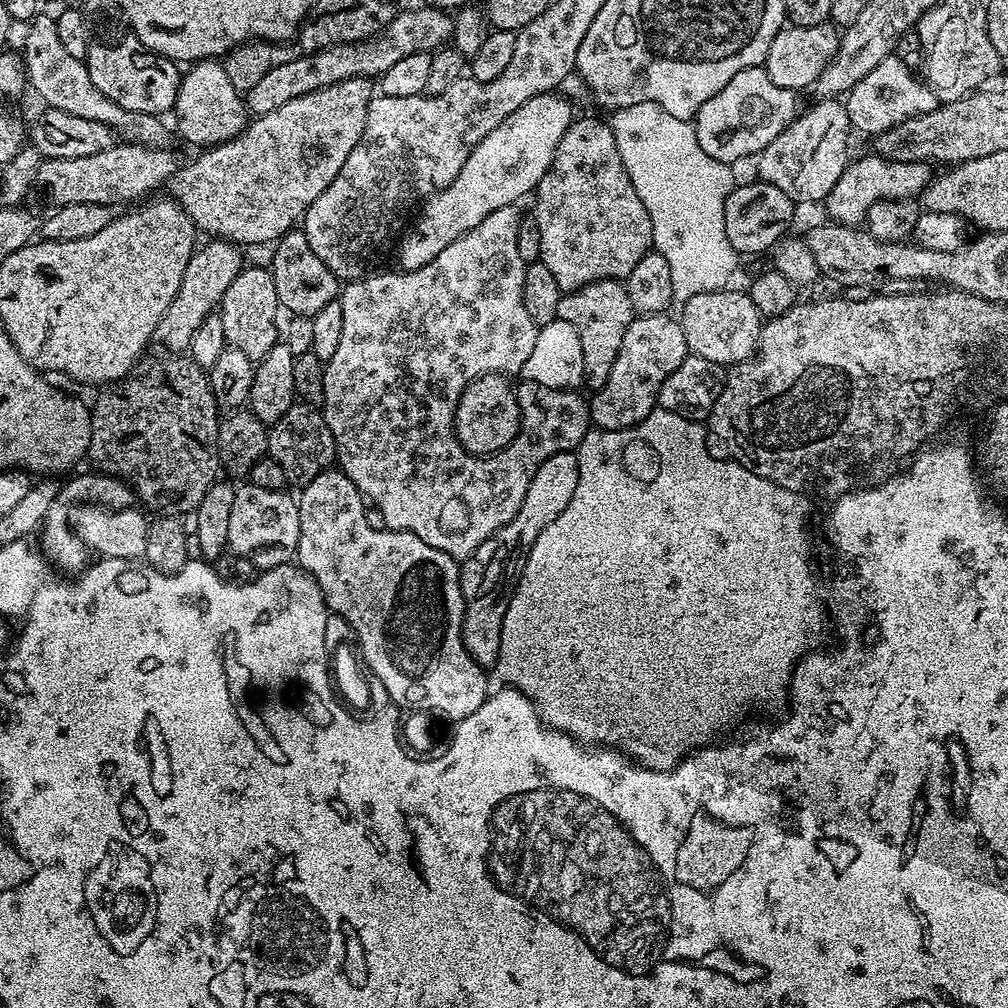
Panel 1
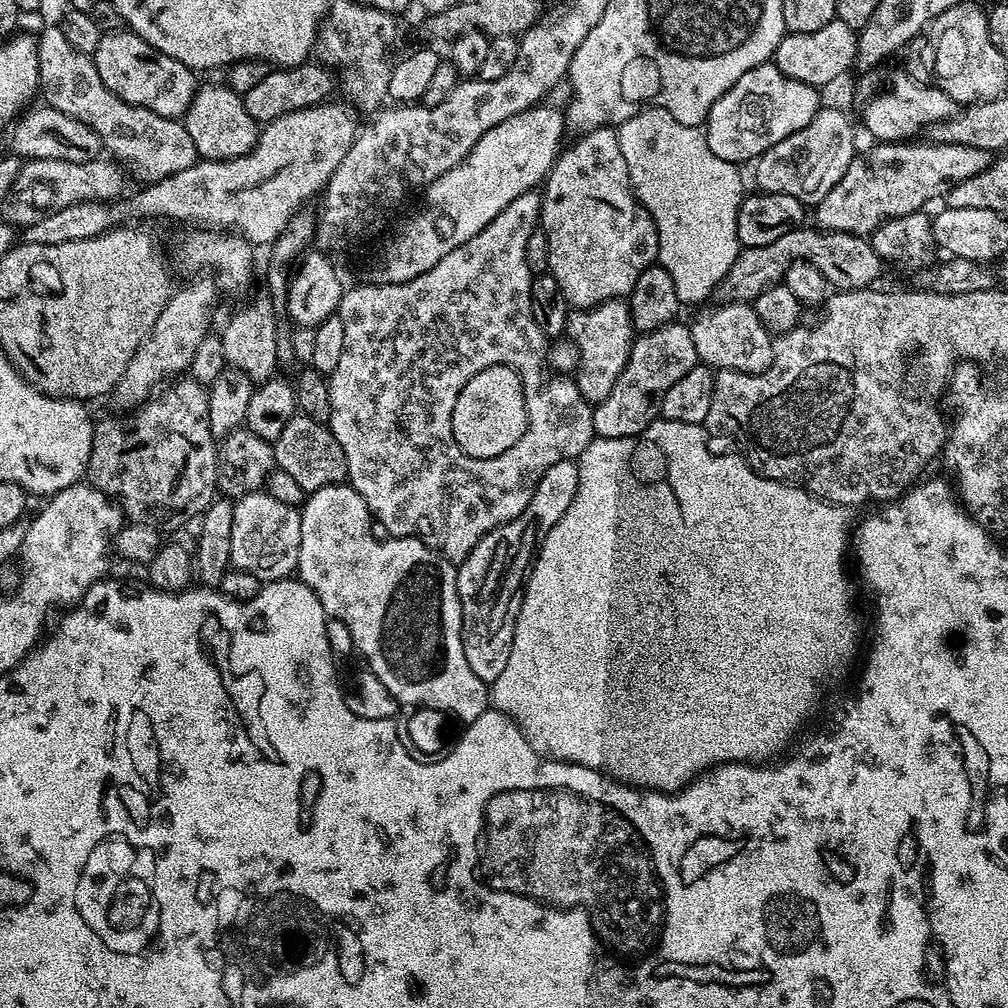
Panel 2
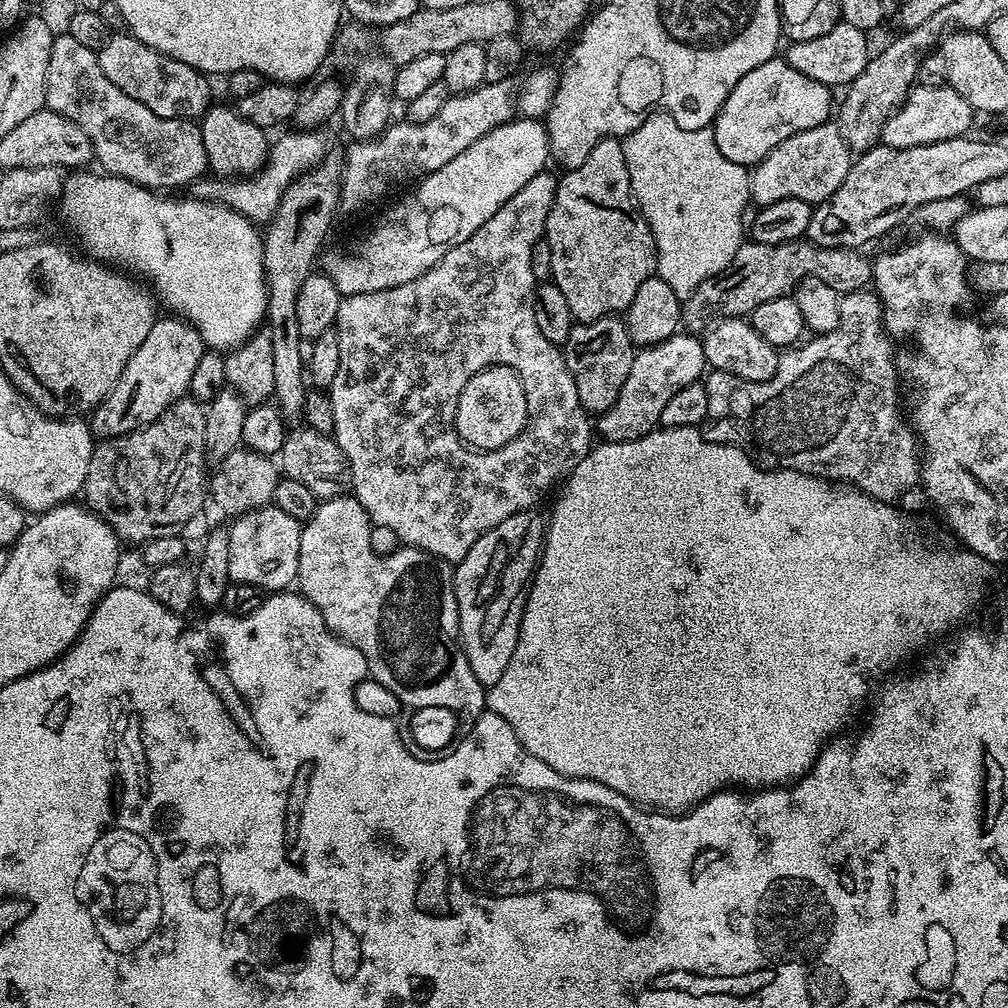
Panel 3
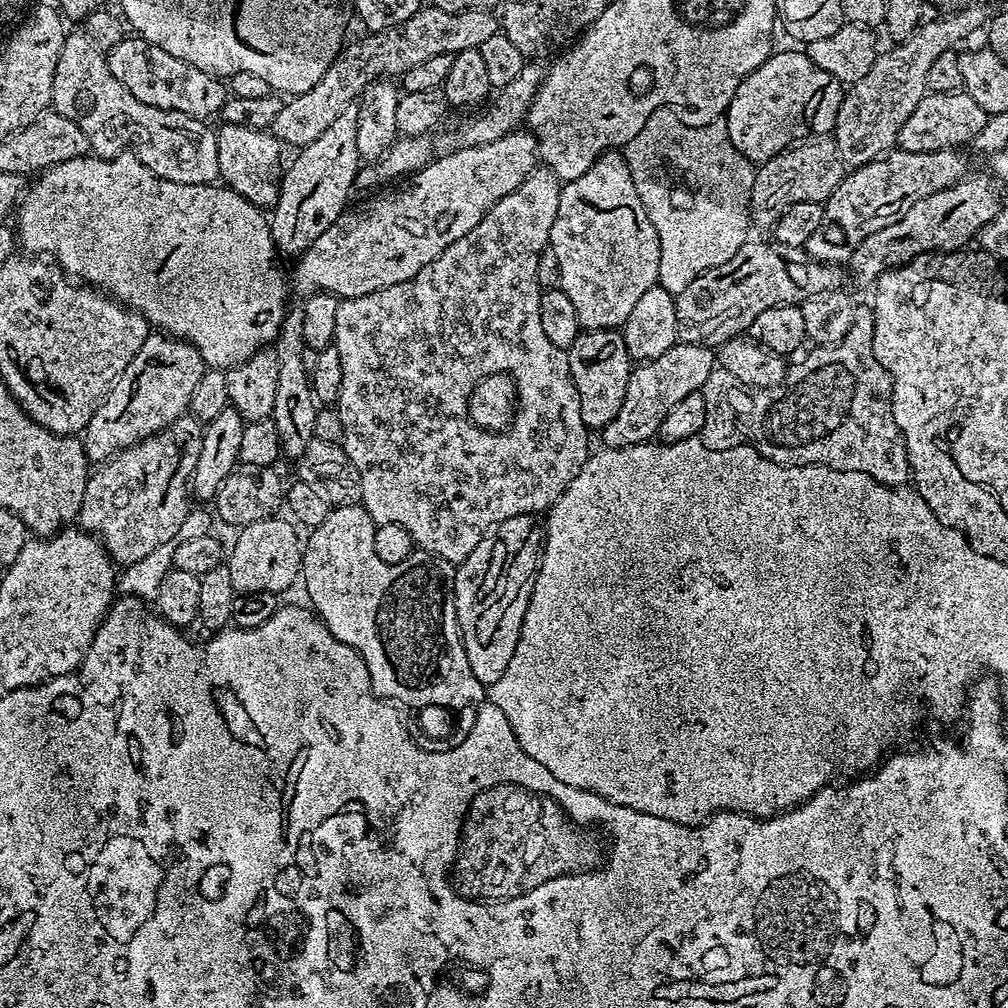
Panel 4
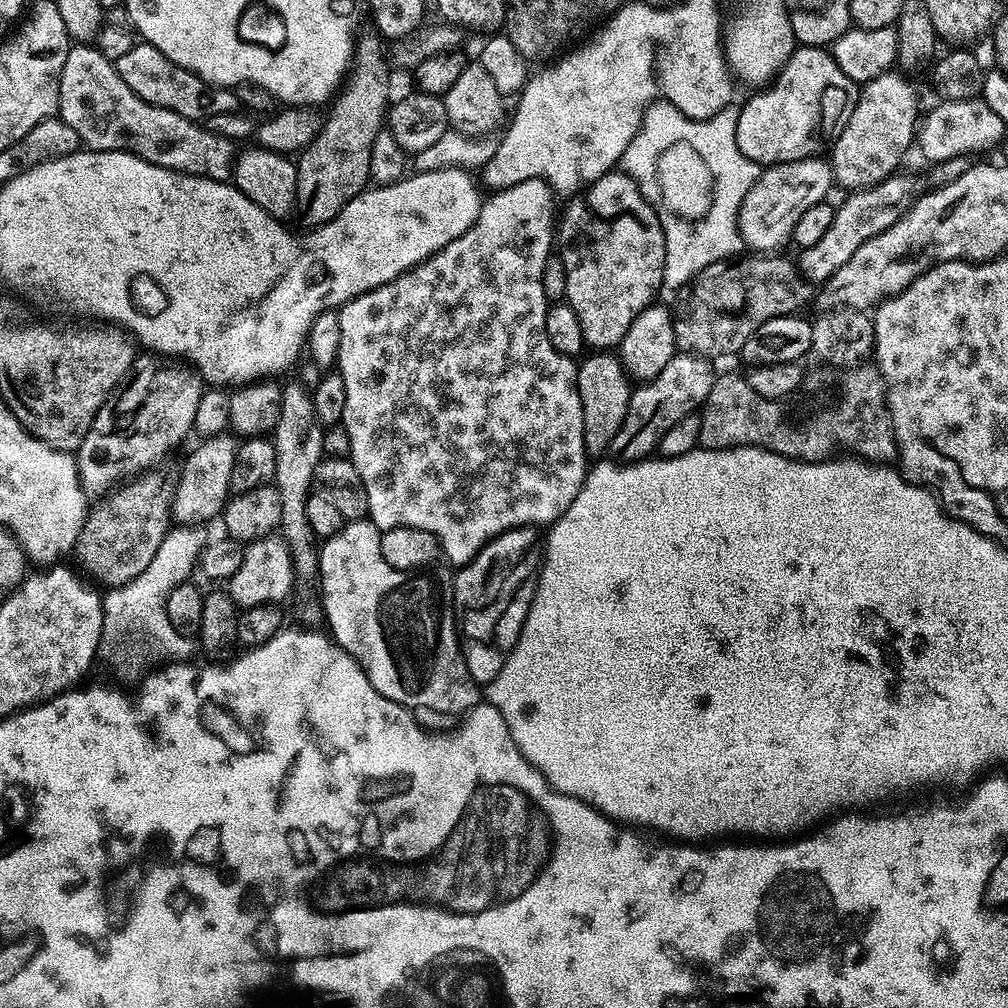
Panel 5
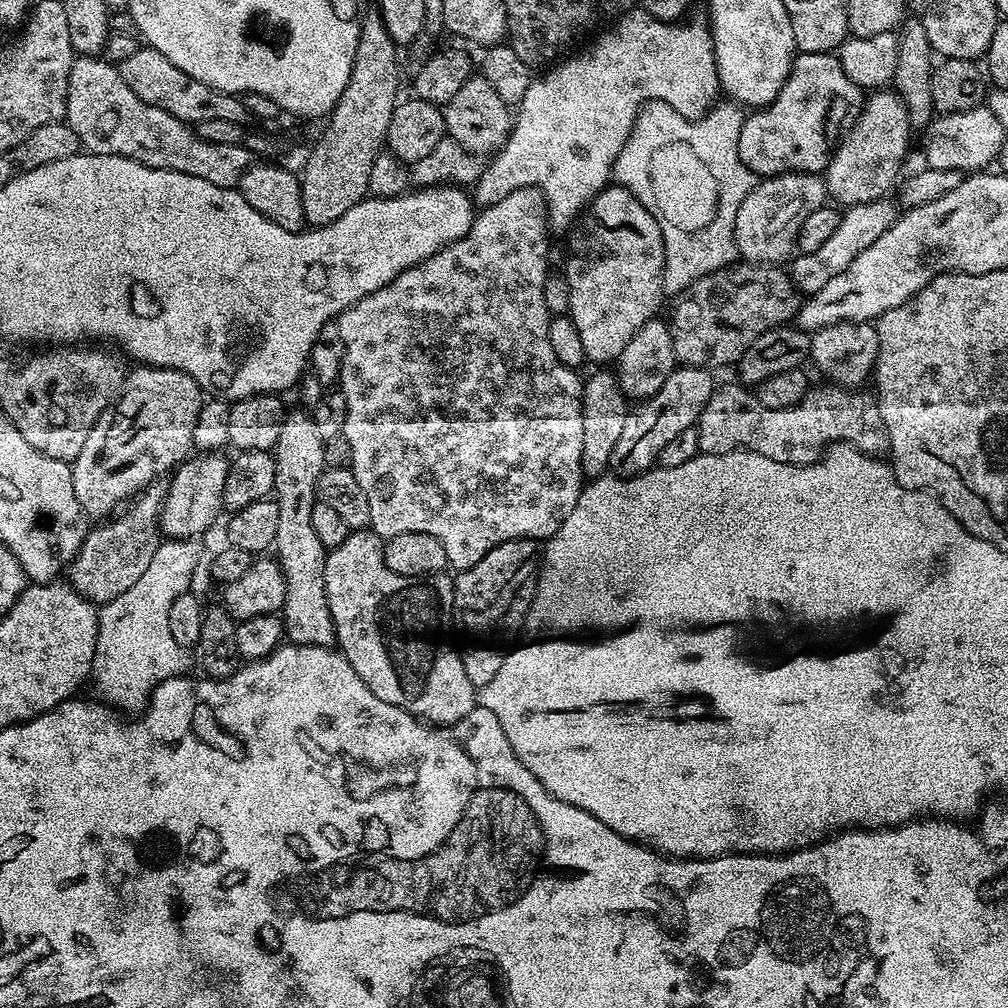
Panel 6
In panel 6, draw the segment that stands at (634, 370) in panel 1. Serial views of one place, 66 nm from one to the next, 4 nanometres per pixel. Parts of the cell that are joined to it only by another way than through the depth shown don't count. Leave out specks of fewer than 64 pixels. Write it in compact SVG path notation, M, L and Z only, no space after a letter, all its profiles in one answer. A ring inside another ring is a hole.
M678 366L662 382L662 390L658 394L641 400L629 411L628 417L610 454L609 469L617 476L637 476L639 472L647 472L656 464L658 454L682 430L693 427L700 419L706 402L710 402L710 394L714 390L713 373L707 368L689 368Z

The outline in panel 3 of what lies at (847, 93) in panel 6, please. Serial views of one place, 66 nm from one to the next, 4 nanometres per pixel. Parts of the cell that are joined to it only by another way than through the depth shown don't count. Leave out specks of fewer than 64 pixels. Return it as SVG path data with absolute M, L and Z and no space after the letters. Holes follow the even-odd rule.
M773 58L762 62L762 66L754 66L754 70L750 70L750 74L746 74L746 78L742 78L738 86L734 86L734 90L730 90L722 110L716 115L714 135L718 150L722 150L722 154L726 154L730 162L745 166L759 164L770 150L774 150L774 146L778 146L786 138L825 123L831 117L828 115L831 112L833 115L834 112L832 92L833 89L829 85L816 82L814 78L806 78L806 74L794 70L794 66L790 66L787 59Z

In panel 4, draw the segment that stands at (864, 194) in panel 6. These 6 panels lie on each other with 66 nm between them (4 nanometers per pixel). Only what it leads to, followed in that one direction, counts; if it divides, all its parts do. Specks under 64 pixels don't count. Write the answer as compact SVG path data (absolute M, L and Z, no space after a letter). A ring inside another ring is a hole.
M972 2L966 8L930 20L921 23L911 36L892 46L896 48L881 51L870 74L845 91L834 129L834 143L845 165L860 168L887 156L897 147L896 135L902 130L902 124L914 114L914 106L918 106L928 92L926 74L930 74L930 65L938 59L938 54L953 51L959 40L966 39L980 27L981 31L989 23L990 12Z

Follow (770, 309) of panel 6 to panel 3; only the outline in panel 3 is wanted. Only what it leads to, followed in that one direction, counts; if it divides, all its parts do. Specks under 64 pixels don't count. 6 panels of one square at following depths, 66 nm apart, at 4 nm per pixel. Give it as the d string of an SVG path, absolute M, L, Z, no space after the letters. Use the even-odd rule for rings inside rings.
M801 238L799 240L791 240L788 244L758 244L755 242L745 242L740 245L738 254L734 254L734 258L730 262L730 266L726 272L720 272L714 278L706 278L706 282L702 282L694 291L686 297L682 304L682 324L689 333L700 334L705 331L709 326L716 324L717 321L734 319L736 317L748 318L751 317L753 310L758 306L762 306L764 302L770 302L772 298L778 298L779 296L787 296L789 293L795 289L796 285L800 283L801 280L807 278L818 278L822 282L831 284L834 291L847 294L849 292L859 292L861 290L867 289L869 285L873 283L872 278L872 265L873 261L871 259L867 260L864 257L865 253L863 251L857 250L855 248L820 248L817 244L809 242L807 239Z

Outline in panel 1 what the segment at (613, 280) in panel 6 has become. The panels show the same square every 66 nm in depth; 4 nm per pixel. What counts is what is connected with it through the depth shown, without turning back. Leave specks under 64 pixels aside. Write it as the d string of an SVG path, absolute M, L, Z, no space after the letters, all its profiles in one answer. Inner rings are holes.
M573 119L566 134L562 134L562 142L558 142L558 150L554 150L552 164L538 182L534 199L538 238L542 240L539 263L554 274L561 293L573 292L599 280L627 281L630 270L653 247L650 214L646 214L646 206L642 206L630 174L626 174L626 166L622 166L622 154L618 154L611 123Z

